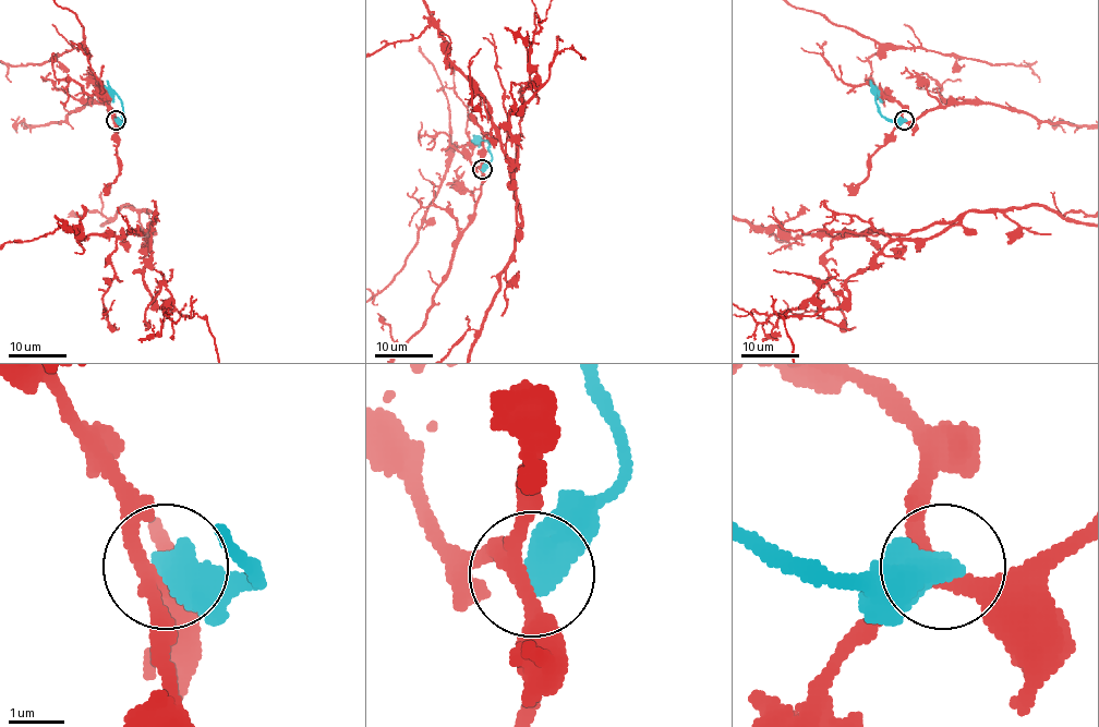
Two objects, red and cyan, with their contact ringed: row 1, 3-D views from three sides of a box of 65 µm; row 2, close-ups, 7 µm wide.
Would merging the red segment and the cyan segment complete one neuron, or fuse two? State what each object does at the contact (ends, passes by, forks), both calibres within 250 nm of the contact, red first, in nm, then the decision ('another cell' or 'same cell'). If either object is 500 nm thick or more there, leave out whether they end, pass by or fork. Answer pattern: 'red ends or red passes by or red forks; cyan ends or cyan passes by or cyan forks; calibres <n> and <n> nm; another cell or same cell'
calibres 260 and 600 nm; another cell

